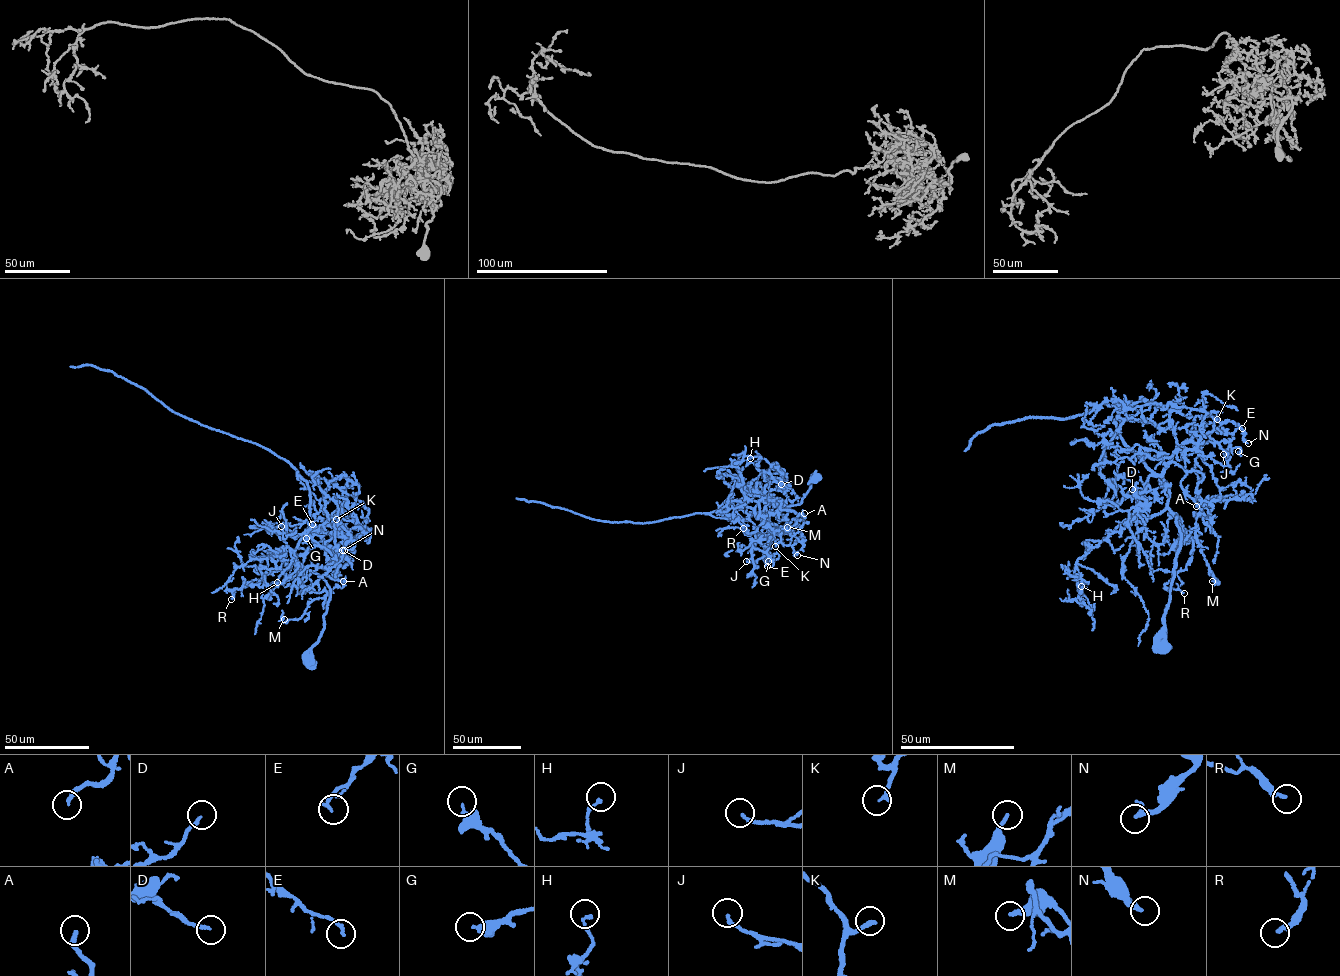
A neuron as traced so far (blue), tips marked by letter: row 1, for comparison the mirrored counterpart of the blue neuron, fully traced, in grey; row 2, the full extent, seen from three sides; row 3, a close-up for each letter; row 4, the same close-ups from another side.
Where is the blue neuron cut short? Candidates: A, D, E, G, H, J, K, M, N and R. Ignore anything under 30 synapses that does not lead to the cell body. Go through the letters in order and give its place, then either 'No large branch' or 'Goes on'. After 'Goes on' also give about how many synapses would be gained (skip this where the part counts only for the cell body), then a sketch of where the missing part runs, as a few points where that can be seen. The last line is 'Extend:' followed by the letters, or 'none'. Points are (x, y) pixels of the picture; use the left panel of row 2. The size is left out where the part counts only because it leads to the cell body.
A: Place: (343, 581). Goes on. Roughly 50 synapses. Course of what is missing: (343, 581), (350, 581), (356, 575)
D: Place: (342, 550). Goes on. Roughly 35 synapses. Course of what is missing: (342, 550), (351, 562)
E: Place: (312, 524). No large branch
G: Place: (306, 538). No large branch
H: Place: (277, 582). No large branch
J: Place: (281, 526). No large branch
K: Place: (336, 519). Goes on. Roughly 35 synapses
M: Place: (284, 619). No large branch
N: Place: (344, 550). Goes on. Roughly 35 synapses. Course of what is missing: (344, 550), (322, 560), (311, 551), (297, 554)
R: Place: (231, 599). No large branch
Extend: A, D, K, N

